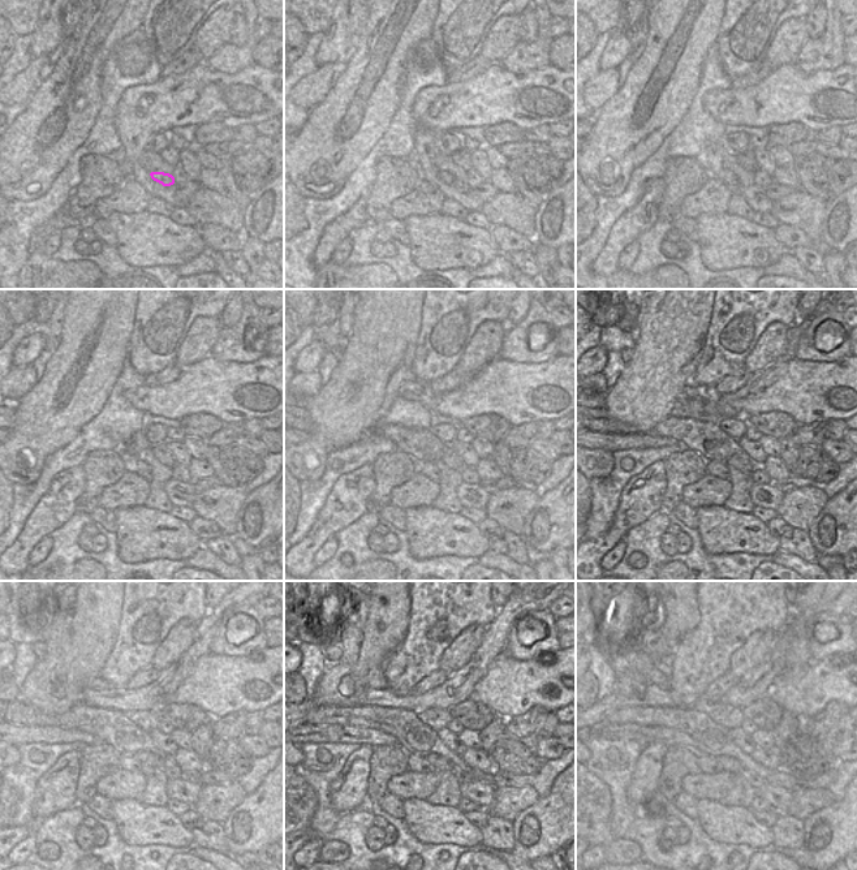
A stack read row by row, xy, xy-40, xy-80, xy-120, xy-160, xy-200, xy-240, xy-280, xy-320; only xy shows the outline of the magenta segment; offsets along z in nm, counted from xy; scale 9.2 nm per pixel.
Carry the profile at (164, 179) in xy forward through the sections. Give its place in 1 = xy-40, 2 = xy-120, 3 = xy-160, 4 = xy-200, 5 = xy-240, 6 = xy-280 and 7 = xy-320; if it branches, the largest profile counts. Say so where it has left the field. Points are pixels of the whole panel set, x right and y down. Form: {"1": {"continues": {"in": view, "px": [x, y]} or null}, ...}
{"1": {"continues": {"in": "xy-40", "px": [448, 177]}}, "2": {"continues": {"in": "xy-120", "px": [132, 463]}}, "3": {"continues": {"in": "xy-160", "px": [429, 469]}}, "4": {"continues": {"in": "xy-200", "px": [714, 468]}}, "5": {"continues": {"in": "xy-240", "px": [126, 762]}}, "6": {"continues": {"in": "xy-280", "px": [417, 763]}}, "7": {"continues": {"in": "xy-320", "px": [707, 763]}}}

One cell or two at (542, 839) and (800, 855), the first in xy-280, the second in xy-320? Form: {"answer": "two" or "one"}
{"answer": "one"}

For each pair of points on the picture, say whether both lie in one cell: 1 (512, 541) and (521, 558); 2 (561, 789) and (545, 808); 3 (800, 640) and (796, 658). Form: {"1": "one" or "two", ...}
{"1": "one", "2": "one", "3": "one"}

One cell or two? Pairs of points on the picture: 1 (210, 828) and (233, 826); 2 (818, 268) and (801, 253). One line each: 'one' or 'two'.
1: two
2: one

